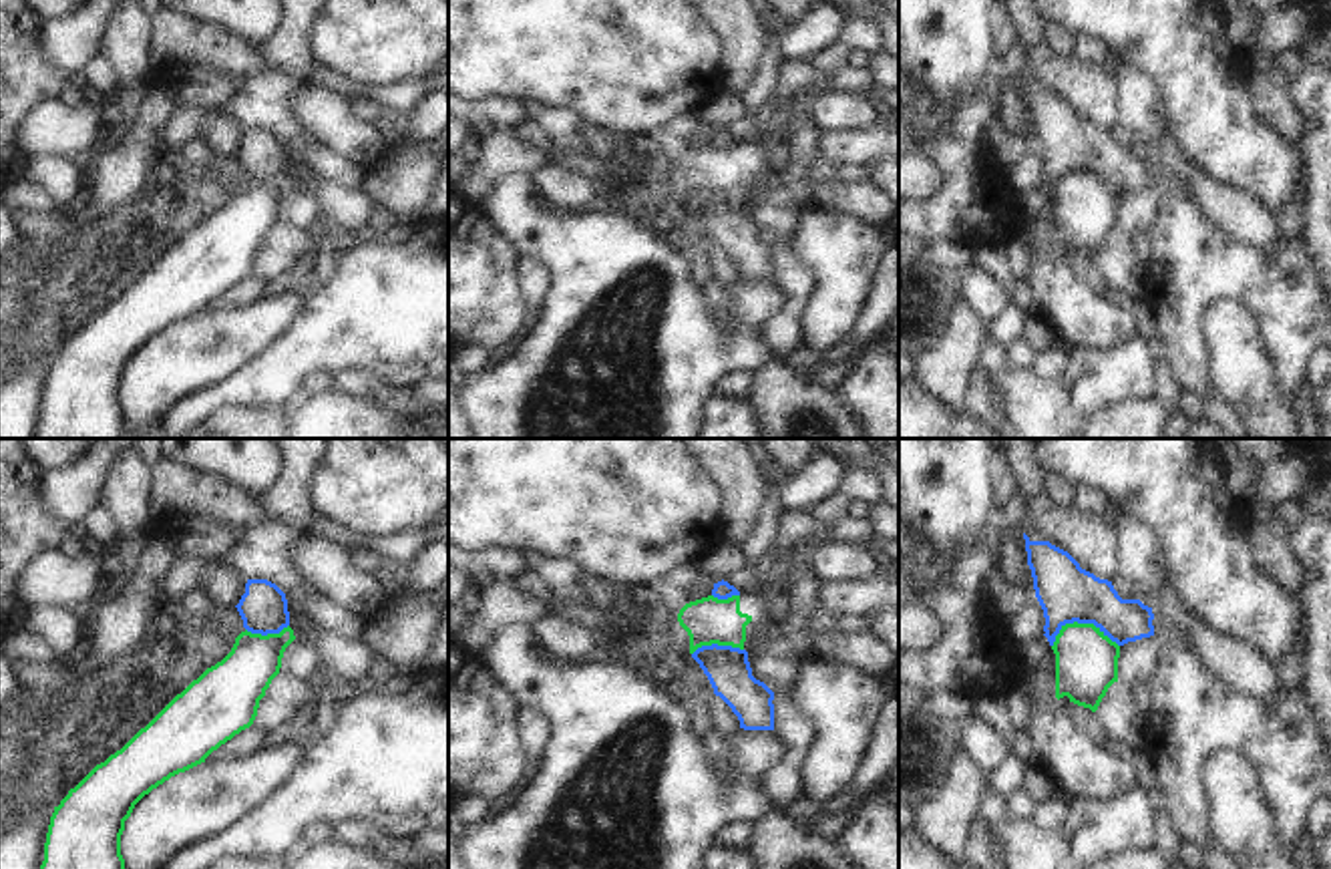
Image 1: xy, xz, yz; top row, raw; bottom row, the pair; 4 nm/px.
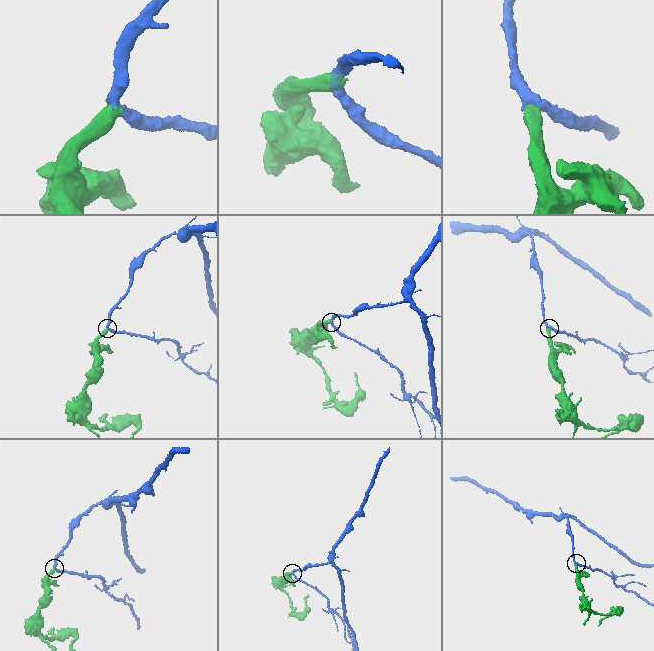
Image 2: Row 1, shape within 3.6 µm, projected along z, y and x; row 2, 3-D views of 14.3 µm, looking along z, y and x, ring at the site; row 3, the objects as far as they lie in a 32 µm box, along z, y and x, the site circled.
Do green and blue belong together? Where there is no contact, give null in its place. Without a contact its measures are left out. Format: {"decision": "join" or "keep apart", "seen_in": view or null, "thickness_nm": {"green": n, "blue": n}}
{"decision": "keep apart", "seen_in": "yz", "thickness_nm": {"green": 260, "blue": 240}}

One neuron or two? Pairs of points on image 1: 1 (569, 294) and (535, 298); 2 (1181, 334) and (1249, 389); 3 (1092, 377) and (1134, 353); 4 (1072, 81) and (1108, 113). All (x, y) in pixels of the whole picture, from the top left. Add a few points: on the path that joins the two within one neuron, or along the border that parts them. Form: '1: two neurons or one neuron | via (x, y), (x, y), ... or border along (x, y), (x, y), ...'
1: two neurons | border along (523, 256), (549, 272), (537, 322)
2: two neurons | border along (1209, 314), (1205, 340), (1219, 397)
3: one neuron | via (1102, 377), (1110, 377), (1124, 363)
4: one neuron | via (1080, 85), (1100, 105)

